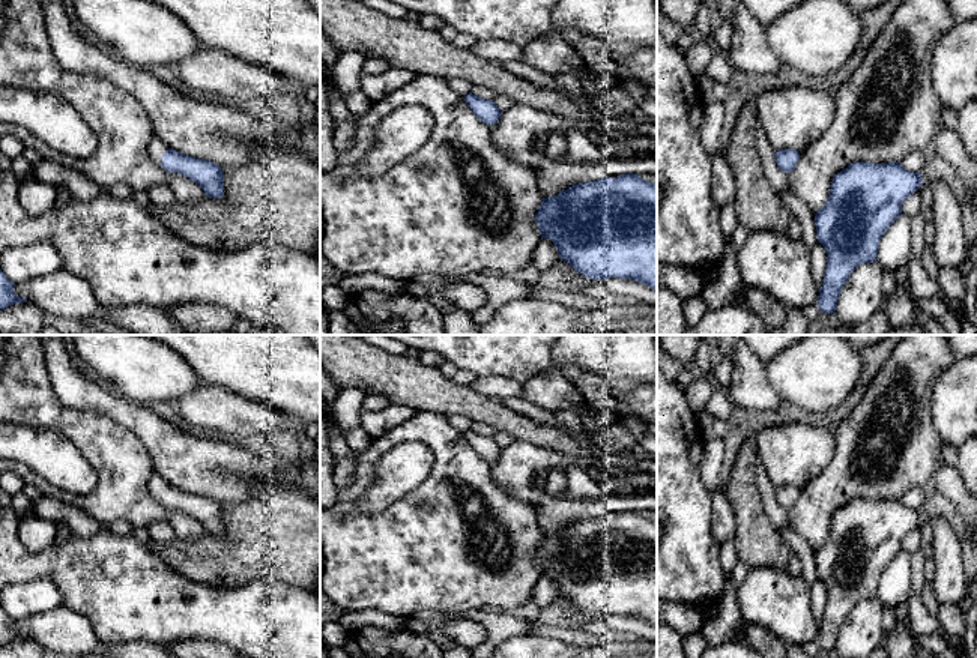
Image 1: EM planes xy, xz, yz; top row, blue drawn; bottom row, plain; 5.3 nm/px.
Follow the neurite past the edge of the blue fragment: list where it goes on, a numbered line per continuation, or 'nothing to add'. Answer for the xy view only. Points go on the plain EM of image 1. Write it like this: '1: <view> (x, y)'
1: xy (157, 484)

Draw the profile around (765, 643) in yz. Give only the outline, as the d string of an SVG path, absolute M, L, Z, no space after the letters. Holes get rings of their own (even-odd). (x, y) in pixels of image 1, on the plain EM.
M746 623L741 628L741 638L762 658L785 658L786 655L788 644L762 626Z

